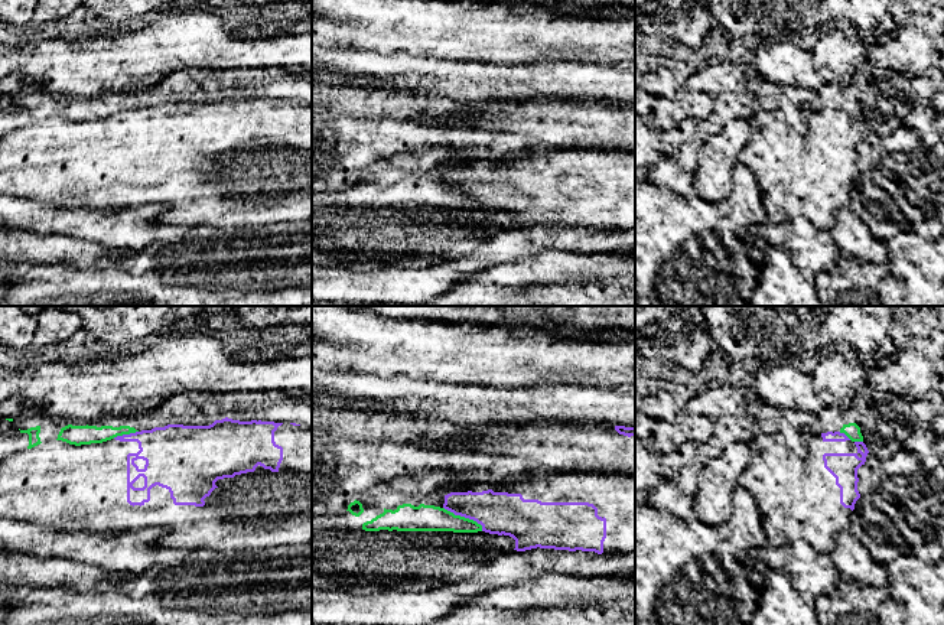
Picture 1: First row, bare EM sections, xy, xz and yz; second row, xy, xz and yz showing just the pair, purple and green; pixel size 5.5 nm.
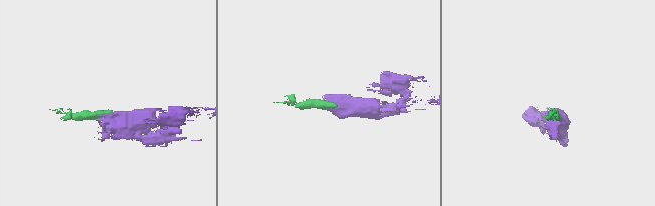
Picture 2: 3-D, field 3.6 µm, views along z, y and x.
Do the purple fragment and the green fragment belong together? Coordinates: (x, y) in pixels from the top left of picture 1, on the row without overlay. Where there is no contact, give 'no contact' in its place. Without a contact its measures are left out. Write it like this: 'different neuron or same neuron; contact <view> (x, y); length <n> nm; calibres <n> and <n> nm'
different neuron; contact xz (465, 194); length 260 nm; calibres 240 and 140 nm

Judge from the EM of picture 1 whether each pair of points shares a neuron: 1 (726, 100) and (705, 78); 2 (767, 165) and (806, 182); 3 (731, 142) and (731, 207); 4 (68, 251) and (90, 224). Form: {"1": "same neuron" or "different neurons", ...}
{"1": "different neurons", "2": "same neuron", "3": "different neurons", "4": "different neurons"}

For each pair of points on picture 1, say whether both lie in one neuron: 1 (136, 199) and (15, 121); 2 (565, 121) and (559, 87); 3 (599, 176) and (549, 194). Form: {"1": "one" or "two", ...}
{"1": "two", "2": "two", "3": "one"}

